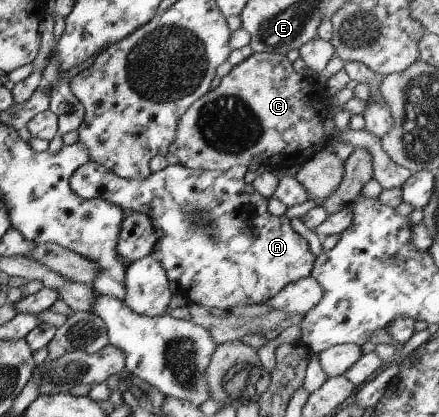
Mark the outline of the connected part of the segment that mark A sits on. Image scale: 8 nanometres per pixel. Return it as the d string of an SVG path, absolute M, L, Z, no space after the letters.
M88 160L87 163L80 165L71 174L68 179L71 191L79 196L81 199L102 199L105 202L113 203L126 212L142 212L149 218L151 229L160 231L160 237L156 239L151 255L159 262L159 265L165 270L167 279L173 286L174 291L179 292L183 298L192 304L202 305L203 307L216 308L227 313L231 308L239 305L256 305L265 303L267 299L279 293L288 283L297 281L310 275L311 268L314 264L315 255L309 251L309 246L305 238L301 237L297 232L293 231L289 225L289 218L284 215L274 216L267 212L268 198L259 195L251 184L243 181L243 174L246 169L243 166L233 166L227 171L205 170L205 169L191 169L181 164L167 165L161 171L150 173L143 179L125 179L116 176L112 171L109 171L103 165L97 165L94 161Z

